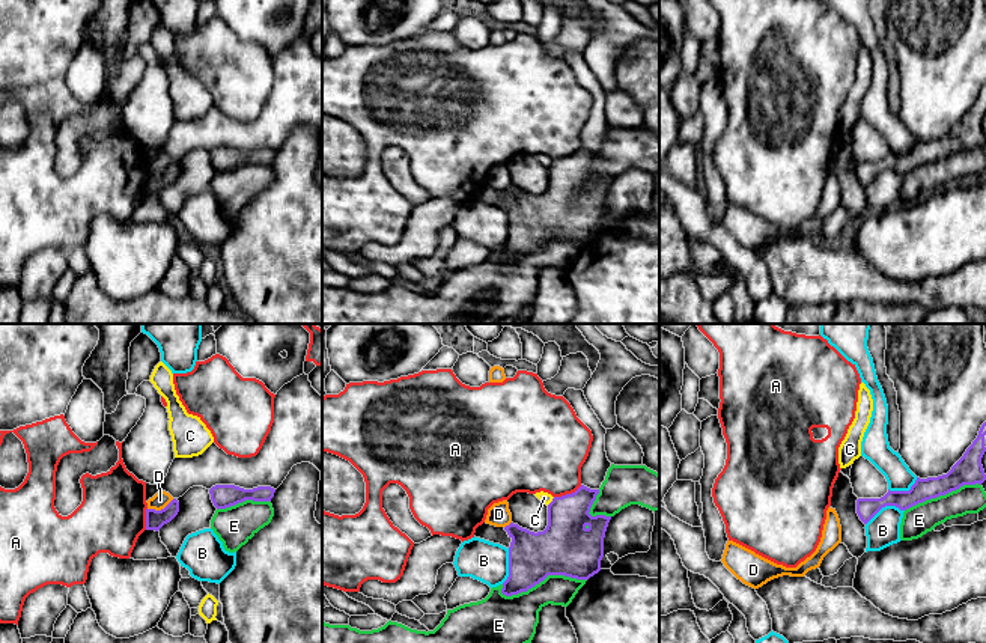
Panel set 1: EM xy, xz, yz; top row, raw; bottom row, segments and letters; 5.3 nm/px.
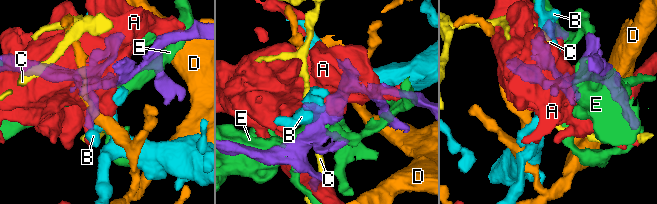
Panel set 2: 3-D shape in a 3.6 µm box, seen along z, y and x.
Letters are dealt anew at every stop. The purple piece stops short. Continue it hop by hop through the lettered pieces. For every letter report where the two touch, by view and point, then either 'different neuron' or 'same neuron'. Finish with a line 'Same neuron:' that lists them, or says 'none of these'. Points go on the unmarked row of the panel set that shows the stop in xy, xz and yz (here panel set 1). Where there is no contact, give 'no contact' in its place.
A: xz (568, 157) | different neuron
B: yz (884, 169) | different neuron
C: xz (551, 164) | different neuron
D: xy (161, 172) | different neuron
E: xz (542, 243) | different neuron
Same neuron: none of these

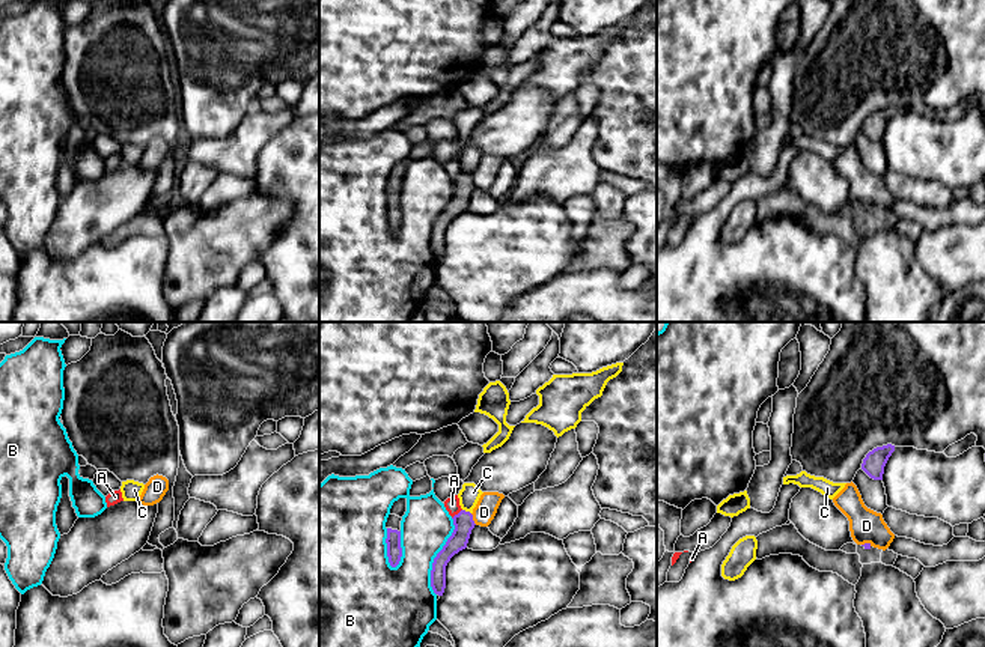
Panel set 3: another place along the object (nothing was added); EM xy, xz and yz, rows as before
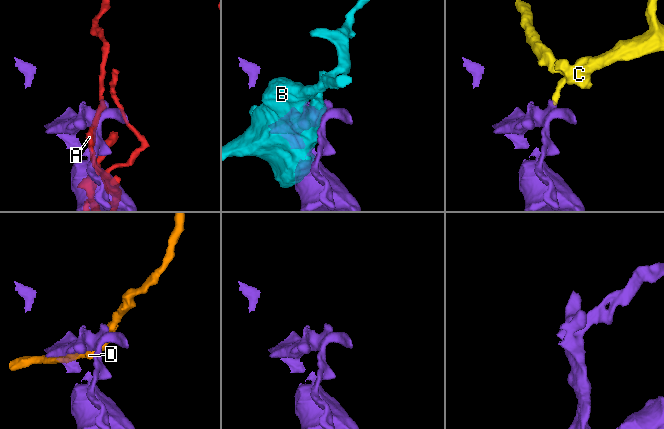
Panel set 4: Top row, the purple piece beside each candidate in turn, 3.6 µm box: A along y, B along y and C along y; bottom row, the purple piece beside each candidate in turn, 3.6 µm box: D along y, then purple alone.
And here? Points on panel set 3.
A: xz (458, 176) | different neuron
B: xz (387, 212) | different neuron
C: xz (467, 175) | different neuron
D: xz (472, 182) | different neuron
Same neuron: none of these

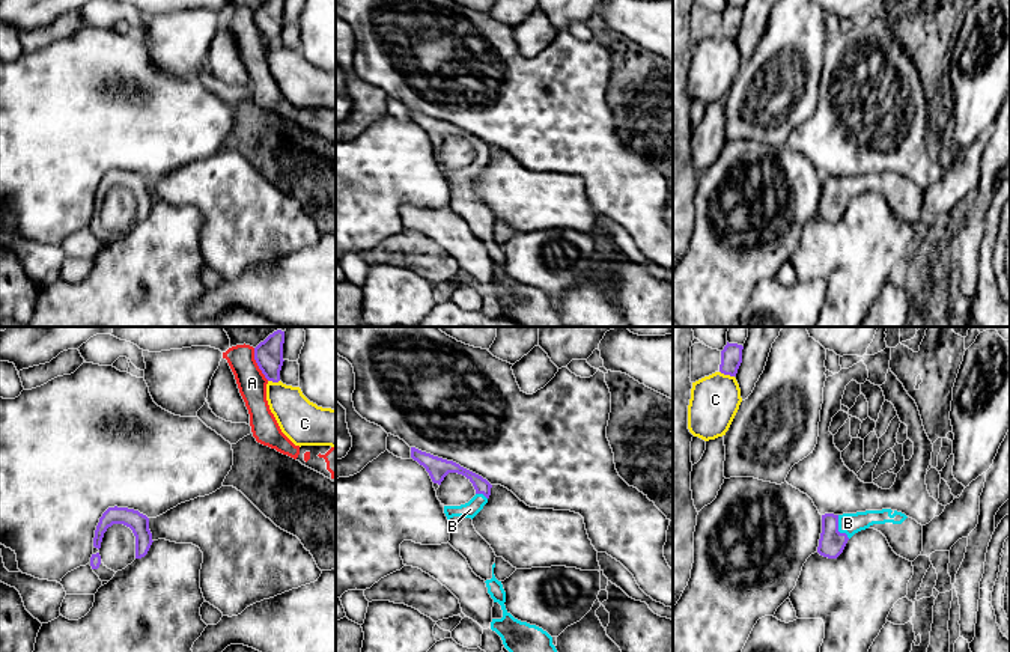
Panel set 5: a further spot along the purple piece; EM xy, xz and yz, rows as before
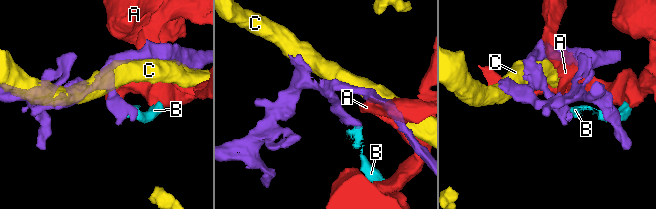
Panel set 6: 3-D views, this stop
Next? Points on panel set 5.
A: xy (258, 27) | different neuron
B: yz (837, 191) | same neuron
C: yz (727, 36) | different neuron
Same neuron: B

